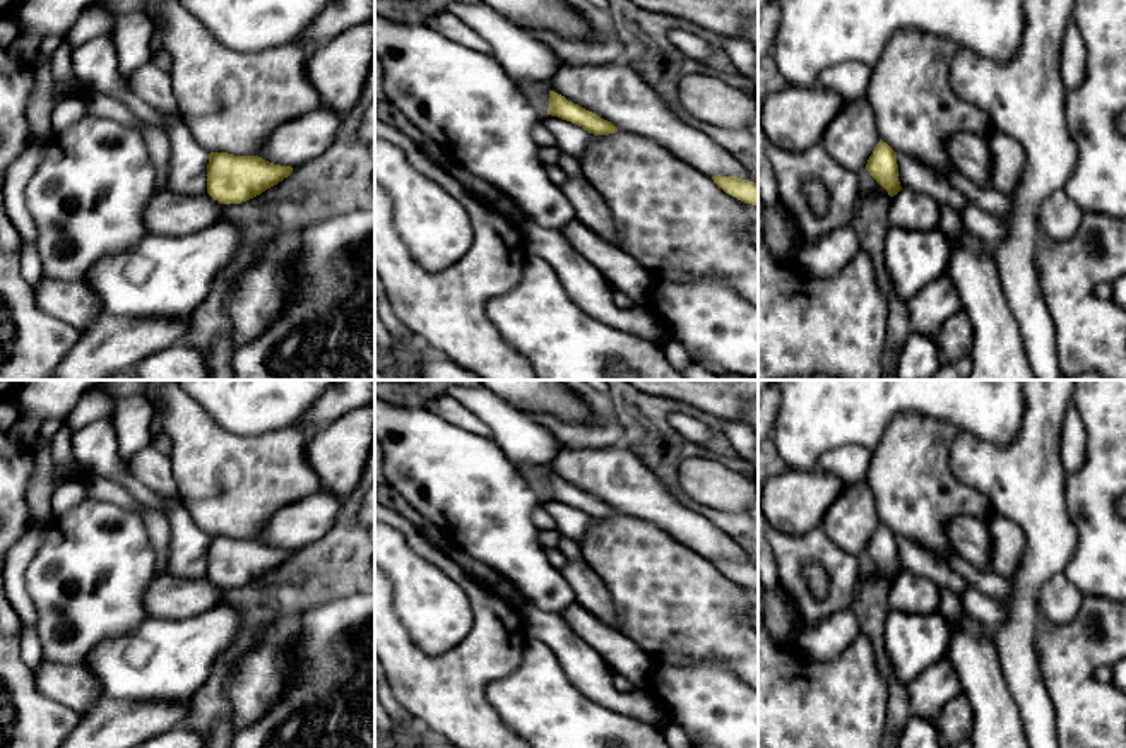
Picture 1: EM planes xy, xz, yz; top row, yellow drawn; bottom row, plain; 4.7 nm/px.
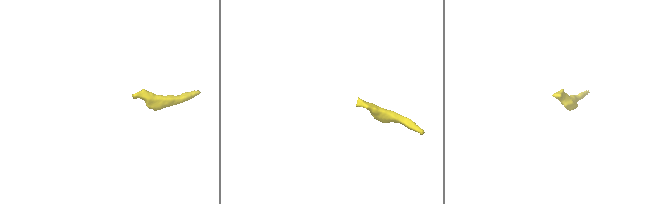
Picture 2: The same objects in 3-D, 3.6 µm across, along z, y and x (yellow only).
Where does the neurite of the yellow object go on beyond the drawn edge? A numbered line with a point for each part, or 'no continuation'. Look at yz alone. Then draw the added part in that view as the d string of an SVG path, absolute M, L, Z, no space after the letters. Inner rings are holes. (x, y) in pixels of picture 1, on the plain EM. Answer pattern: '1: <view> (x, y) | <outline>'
1: yz (912, 558) | M897 536L898 565L902 572L926 577L962 596L970 585L965 579L958 577L946 563L938 561L926 546L912 539Z

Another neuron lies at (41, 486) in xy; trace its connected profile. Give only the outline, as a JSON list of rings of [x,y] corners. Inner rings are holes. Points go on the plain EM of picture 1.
[[[39,447],[34,454],[34,474],[29,483],[26,500],[29,507],[31,522],[46,525],[53,519],[51,495],[55,491],[53,457],[50,447]]]

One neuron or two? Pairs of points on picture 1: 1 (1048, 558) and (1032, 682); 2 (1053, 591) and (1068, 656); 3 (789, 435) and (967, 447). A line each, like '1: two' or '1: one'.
1: one
2: two
3: two

